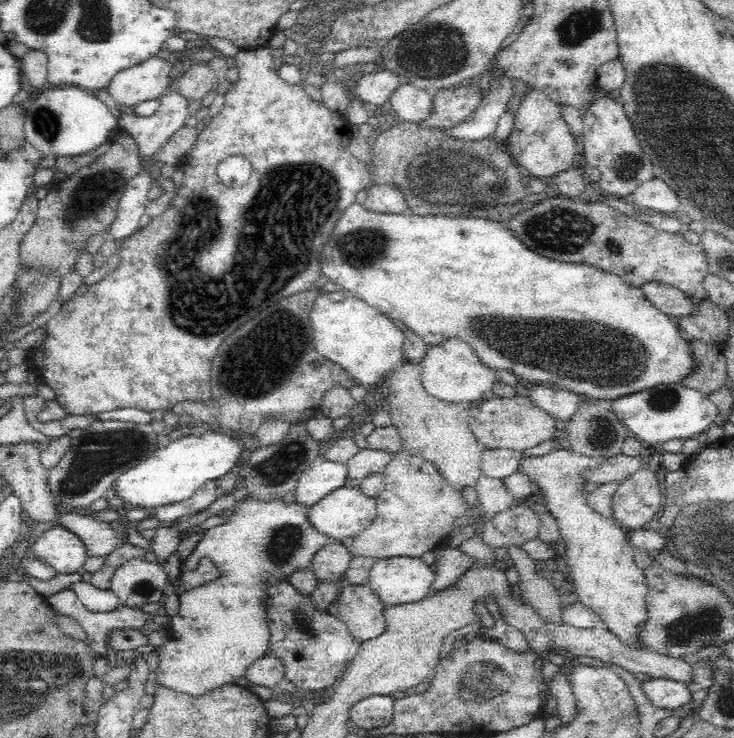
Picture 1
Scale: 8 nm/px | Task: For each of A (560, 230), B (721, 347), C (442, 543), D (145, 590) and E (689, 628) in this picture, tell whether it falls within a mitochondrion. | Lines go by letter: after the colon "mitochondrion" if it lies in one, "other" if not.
A: mitochondrion
B: other
C: other
D: mitochondrion
E: mitochondrion

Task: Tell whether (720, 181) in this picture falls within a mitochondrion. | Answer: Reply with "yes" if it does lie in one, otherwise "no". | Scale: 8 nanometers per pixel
yes

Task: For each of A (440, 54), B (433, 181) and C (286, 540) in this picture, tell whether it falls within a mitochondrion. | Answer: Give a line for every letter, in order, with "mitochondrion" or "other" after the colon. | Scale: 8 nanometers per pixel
A: mitochondrion
B: mitochondrion
C: mitochondrion

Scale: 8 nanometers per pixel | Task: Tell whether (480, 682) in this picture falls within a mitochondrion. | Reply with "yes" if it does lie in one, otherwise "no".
yes

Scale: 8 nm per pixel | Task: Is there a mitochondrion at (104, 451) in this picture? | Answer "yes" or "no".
yes

